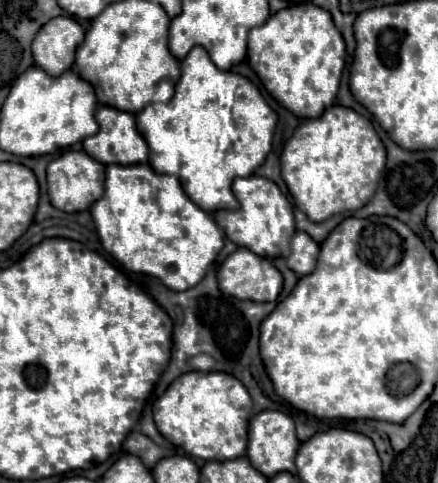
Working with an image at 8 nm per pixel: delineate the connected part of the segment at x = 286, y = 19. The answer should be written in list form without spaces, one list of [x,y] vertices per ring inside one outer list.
[[[296,3],[290,5],[278,13],[274,13],[264,25],[254,27],[248,33],[248,61],[254,73],[260,77],[264,89],[288,111],[292,111],[300,119],[312,119],[320,117],[324,109],[332,107],[336,101],[342,69],[344,69],[344,57],[346,57],[346,45],[336,31],[332,17],[328,11],[312,5],[312,3]]]

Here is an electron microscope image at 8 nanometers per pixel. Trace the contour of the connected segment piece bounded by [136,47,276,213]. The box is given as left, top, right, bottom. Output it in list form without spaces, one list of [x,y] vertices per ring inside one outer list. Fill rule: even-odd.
[[[194,47],[182,61],[182,77],[176,85],[176,93],[168,103],[154,103],[136,115],[138,131],[150,149],[150,167],[156,173],[174,175],[180,179],[184,193],[204,211],[236,209],[238,201],[232,193],[232,181],[236,177],[252,175],[272,147],[276,113],[268,107],[258,87],[246,77],[220,71],[202,47]]]

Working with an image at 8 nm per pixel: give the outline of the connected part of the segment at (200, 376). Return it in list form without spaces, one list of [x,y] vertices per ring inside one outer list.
[[[192,371],[180,375],[166,393],[154,403],[154,421],[158,431],[188,455],[206,461],[228,461],[246,455],[248,419],[252,415],[252,399],[246,387],[232,375]]]

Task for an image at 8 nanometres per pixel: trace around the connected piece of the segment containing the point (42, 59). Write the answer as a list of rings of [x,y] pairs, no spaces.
[[[56,17],[48,21],[32,43],[36,67],[48,75],[62,75],[74,63],[76,47],[84,41],[84,29],[72,17]]]

